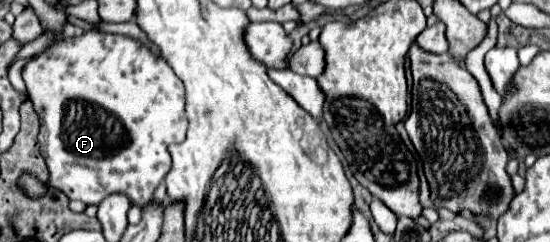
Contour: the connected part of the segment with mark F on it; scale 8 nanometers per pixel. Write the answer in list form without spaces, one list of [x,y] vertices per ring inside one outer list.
[[[88,30],[82,36],[64,38],[62,42],[56,42],[50,48],[46,48],[44,52],[40,52],[38,56],[34,56],[22,68],[22,78],[24,78],[26,88],[28,88],[28,100],[34,104],[34,110],[40,112],[40,136],[38,136],[38,142],[40,142],[40,152],[44,156],[48,172],[50,172],[48,184],[52,188],[58,188],[70,200],[80,200],[84,204],[98,204],[98,202],[102,202],[102,198],[106,198],[112,192],[124,192],[132,200],[132,204],[136,204],[136,206],[144,206],[152,198],[154,190],[158,188],[158,184],[162,182],[162,178],[170,170],[168,144],[180,142],[184,138],[186,126],[188,126],[186,114],[184,114],[184,86],[176,78],[174,70],[168,66],[168,62],[162,56],[156,56],[148,46],[144,46],[136,38],[122,36],[122,34],[104,34],[104,32],[98,32],[98,30]]]

